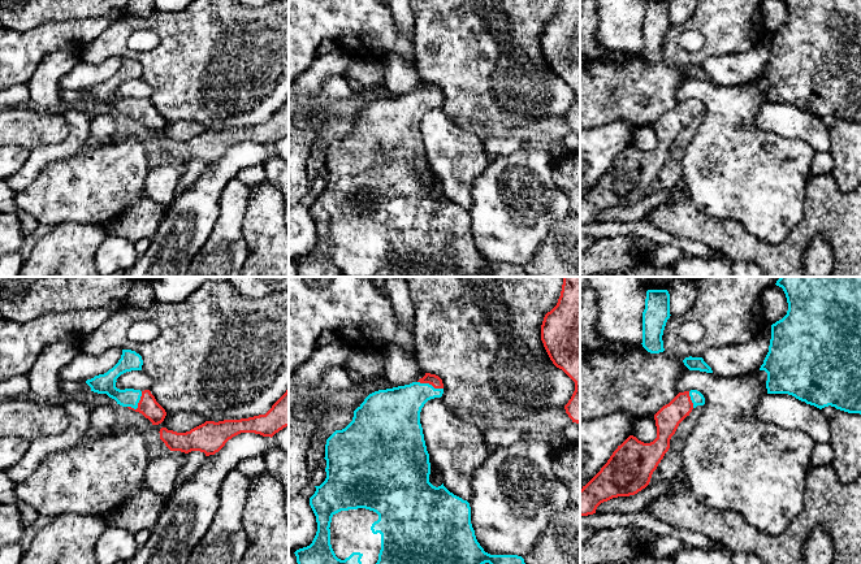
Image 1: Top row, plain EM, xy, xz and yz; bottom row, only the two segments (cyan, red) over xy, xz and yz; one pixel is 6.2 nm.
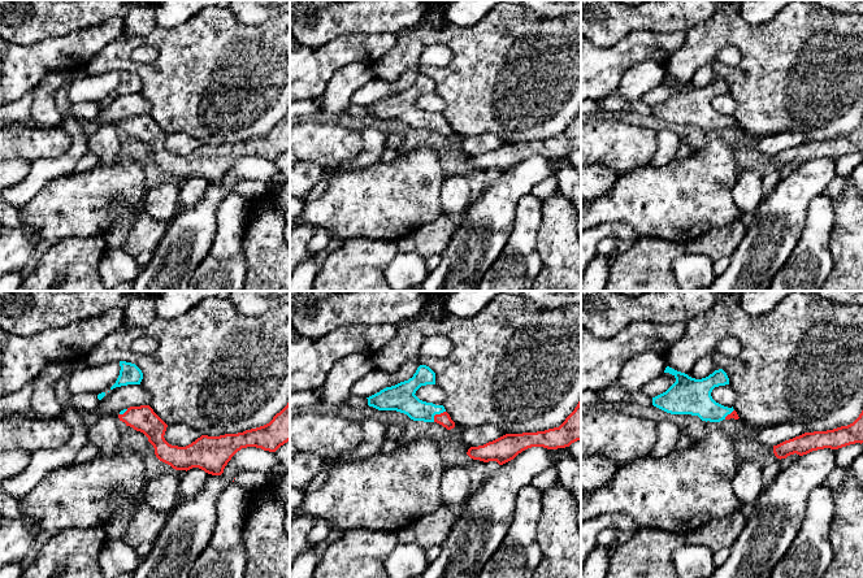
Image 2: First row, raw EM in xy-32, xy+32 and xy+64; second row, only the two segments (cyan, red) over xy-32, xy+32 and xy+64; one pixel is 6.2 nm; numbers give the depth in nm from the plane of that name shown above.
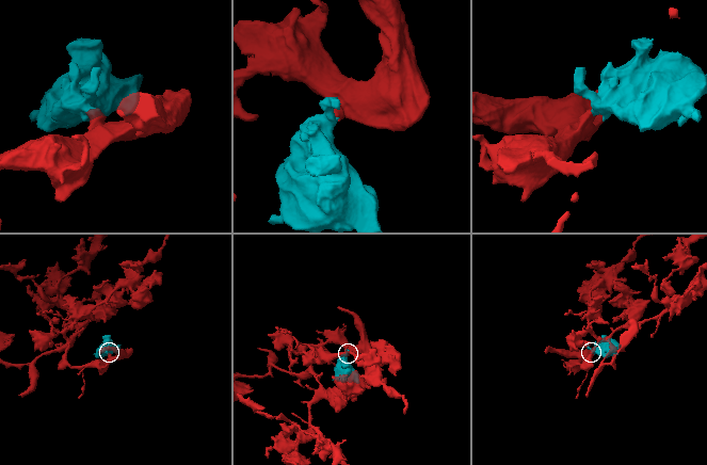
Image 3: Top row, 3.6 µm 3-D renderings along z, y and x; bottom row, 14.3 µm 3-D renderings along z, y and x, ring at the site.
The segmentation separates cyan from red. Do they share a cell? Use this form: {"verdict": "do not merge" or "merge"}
{"verdict": "merge"}

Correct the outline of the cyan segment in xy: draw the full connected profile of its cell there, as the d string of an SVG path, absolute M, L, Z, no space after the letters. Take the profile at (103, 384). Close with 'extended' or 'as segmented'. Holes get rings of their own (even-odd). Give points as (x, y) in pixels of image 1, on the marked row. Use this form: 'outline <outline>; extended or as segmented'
outline M122 350L121 359L112 369L104 374L87 379L86 383L91 387L91 391L107 394L109 398L114 399L117 404L139 412L148 418L152 425L159 425L164 421L166 412L156 402L150 390L120 390L116 387L116 379L121 374L131 370L142 370L142 365L143 360L139 353L131 350Z; extended

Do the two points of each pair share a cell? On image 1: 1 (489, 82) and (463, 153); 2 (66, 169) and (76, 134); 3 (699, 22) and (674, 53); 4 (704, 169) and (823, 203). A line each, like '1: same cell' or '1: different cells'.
1: different cells
2: different cells
3: same cell
4: different cells

